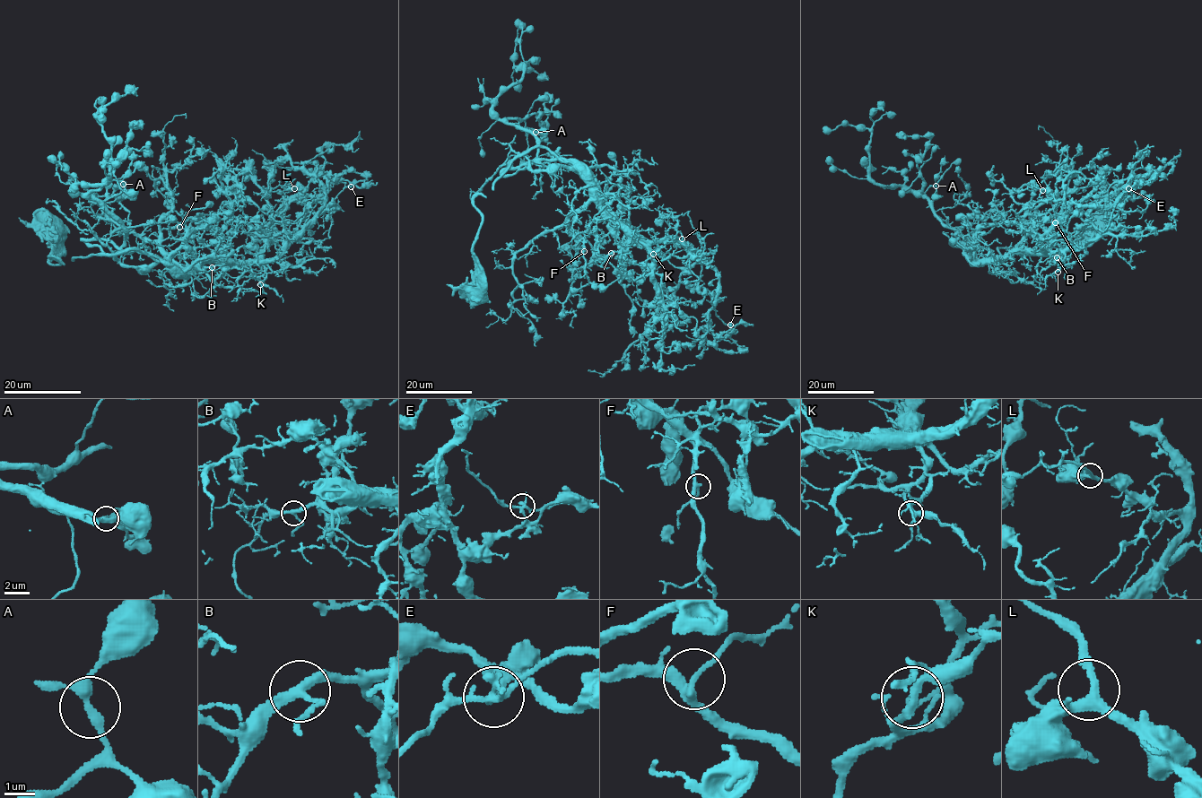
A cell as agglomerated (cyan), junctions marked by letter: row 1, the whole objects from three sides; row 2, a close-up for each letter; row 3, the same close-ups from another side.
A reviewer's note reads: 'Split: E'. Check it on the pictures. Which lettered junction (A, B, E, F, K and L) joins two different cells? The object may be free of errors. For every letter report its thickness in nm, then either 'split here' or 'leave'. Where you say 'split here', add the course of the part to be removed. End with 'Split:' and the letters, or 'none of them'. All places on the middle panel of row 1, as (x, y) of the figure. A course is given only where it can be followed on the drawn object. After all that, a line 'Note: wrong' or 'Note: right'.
A: 240 nm thick; leave
B: 260 nm thick; leave
E: 240 nm thick; split here; foreign part runs (730, 325), (726, 325), (717, 316), (712, 298)
F: 240 nm thick; leave
K: 220 nm thick; leave
L: 260 nm thick; leave
Split: E
Note: right

